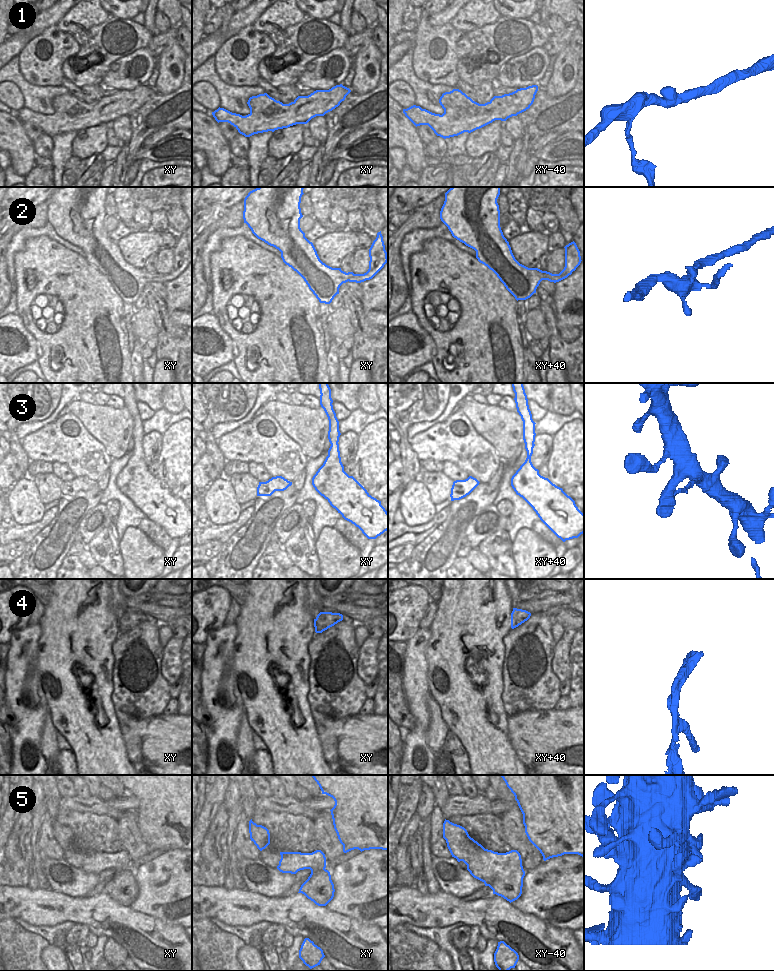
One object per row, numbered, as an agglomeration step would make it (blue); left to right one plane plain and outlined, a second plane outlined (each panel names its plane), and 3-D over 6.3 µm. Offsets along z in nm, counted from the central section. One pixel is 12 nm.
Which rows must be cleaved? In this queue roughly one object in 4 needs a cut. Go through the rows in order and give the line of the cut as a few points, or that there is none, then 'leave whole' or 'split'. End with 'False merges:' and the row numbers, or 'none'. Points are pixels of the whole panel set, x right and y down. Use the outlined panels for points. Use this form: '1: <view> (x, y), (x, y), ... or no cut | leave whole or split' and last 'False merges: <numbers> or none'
1: no cut | leave whole
2: xy (348, 272), (350, 277), (347, 280) | split
3: xy+40 (523, 437), (529, 437), (533, 443) | split
4: xy (314, 623), (319, 629), (326, 629) | split
5: no cut | leave whole
False merges: 2, 3, 4

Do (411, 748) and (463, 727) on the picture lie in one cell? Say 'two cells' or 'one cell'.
two cells

